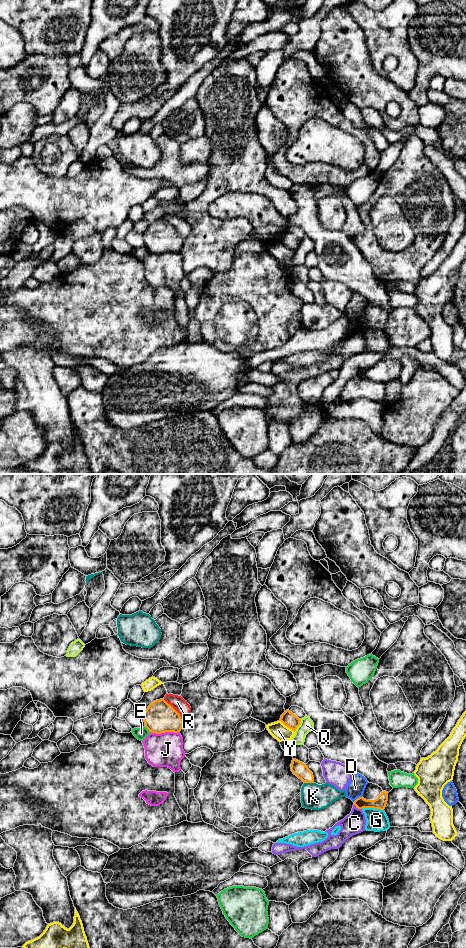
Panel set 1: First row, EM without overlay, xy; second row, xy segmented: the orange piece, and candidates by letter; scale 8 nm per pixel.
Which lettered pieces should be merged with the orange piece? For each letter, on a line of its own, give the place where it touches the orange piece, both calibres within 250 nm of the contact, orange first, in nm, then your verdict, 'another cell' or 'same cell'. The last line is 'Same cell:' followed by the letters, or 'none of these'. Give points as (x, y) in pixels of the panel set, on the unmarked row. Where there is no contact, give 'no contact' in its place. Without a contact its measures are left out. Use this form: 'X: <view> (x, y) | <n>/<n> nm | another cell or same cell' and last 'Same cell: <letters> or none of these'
C: xy (358, 328) | 100/170 nm | another cell
D: xy (357, 318) | 100/140 nm | another cell
E: xy (147, 248) | 260/100 nm | another cell
G: xy (373, 327) | 100/180 nm | another cell
J: xy (165, 251) | 260/280 nm | another cell
K: xy (309, 302) | 120/200 nm | another cell
Q: xy (298, 245) | 120/110 nm | another cell
R: xy (175, 230) | 260/110 nm | another cell
Y: xy (287, 246) | 120/140 nm | another cell
Same cell: none of these

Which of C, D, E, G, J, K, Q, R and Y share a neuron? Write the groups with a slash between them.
C / D / E / G / J / K / Q / R / Y

